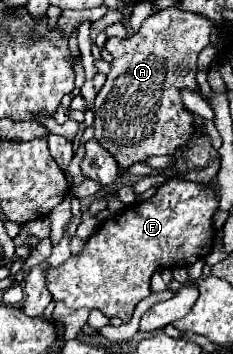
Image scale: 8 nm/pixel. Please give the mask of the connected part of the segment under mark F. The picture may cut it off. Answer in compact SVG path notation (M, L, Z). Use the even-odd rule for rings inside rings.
M182 179L166 181L152 199L102 223L80 255L70 257L56 269L48 269L46 281L54 301L62 301L68 309L98 309L108 319L120 317L128 323L134 307L150 295L150 277L156 269L186 267L212 251L212 215L216 209L214 185Z

